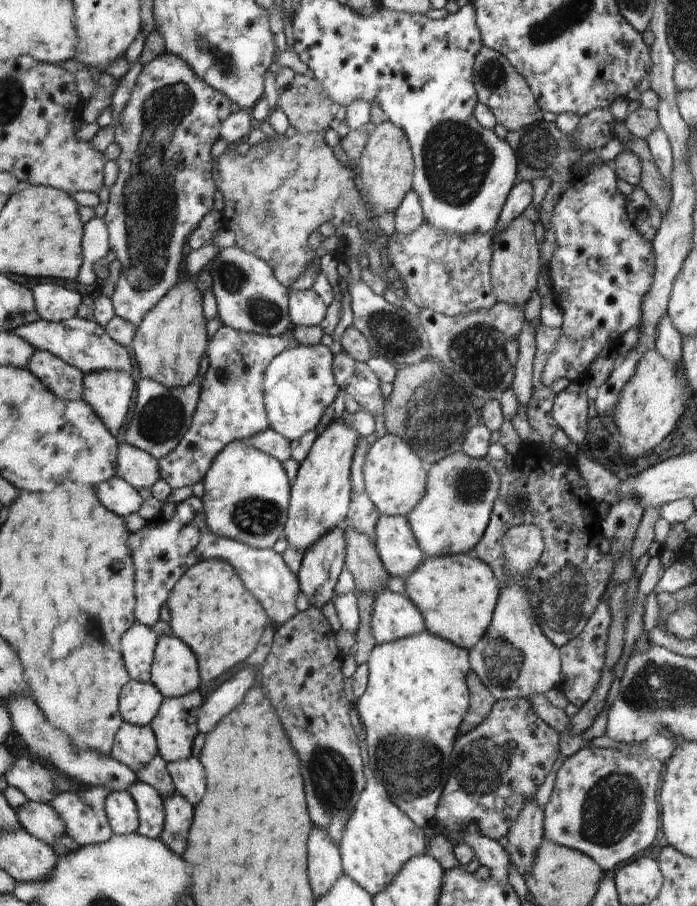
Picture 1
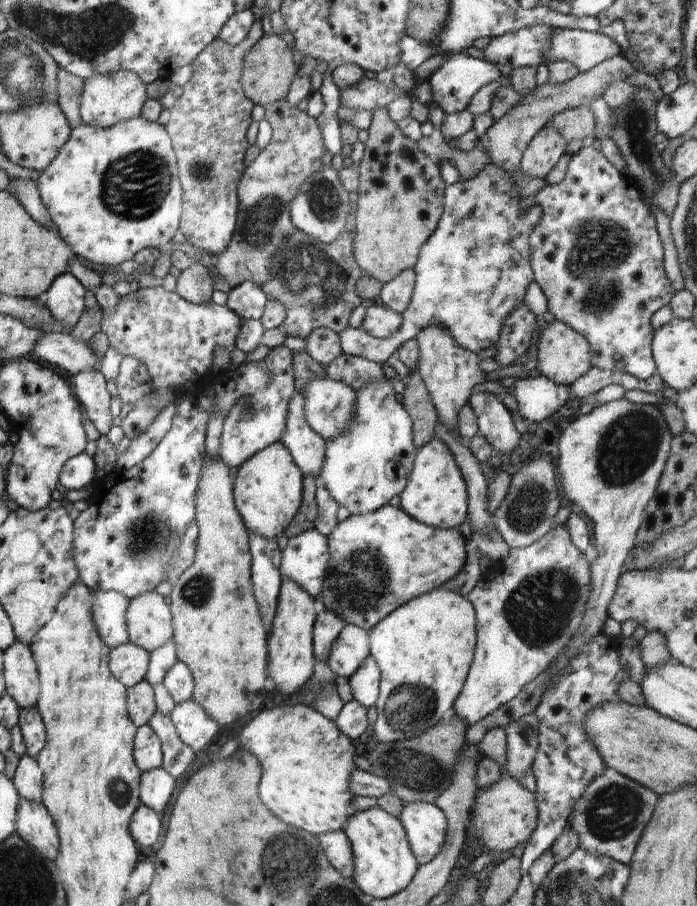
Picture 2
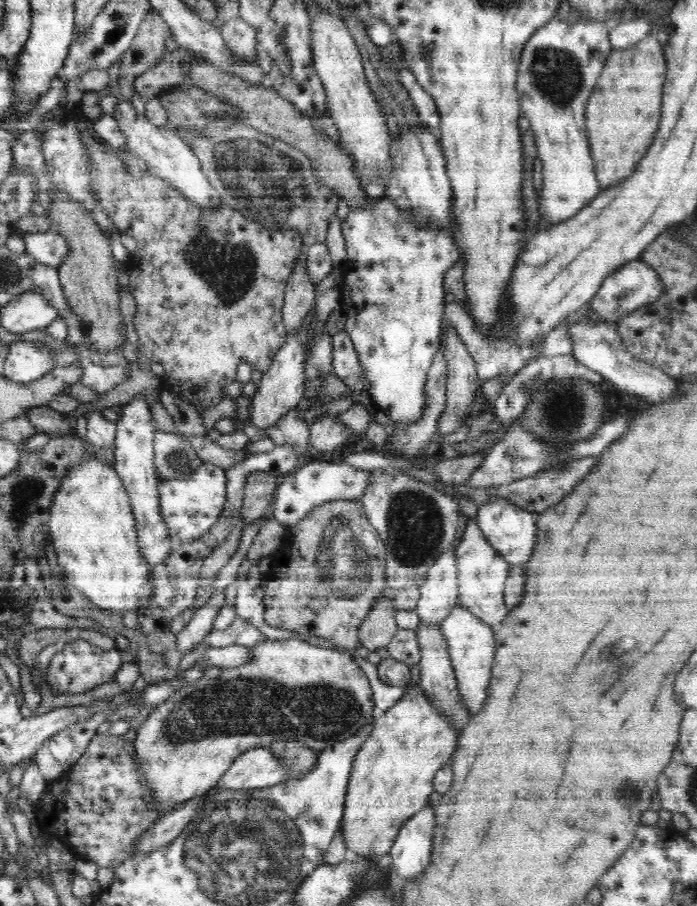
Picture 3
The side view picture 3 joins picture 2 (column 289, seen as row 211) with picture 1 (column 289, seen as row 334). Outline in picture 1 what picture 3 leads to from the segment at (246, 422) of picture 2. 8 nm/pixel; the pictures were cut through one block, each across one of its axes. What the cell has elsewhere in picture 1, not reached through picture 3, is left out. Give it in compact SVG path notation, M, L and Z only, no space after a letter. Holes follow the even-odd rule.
M291 342L264 371L263 393L269 428L289 441L304 436L318 426L324 410L334 402L340 389L333 373L333 354L327 346L321 342L314 346Z

